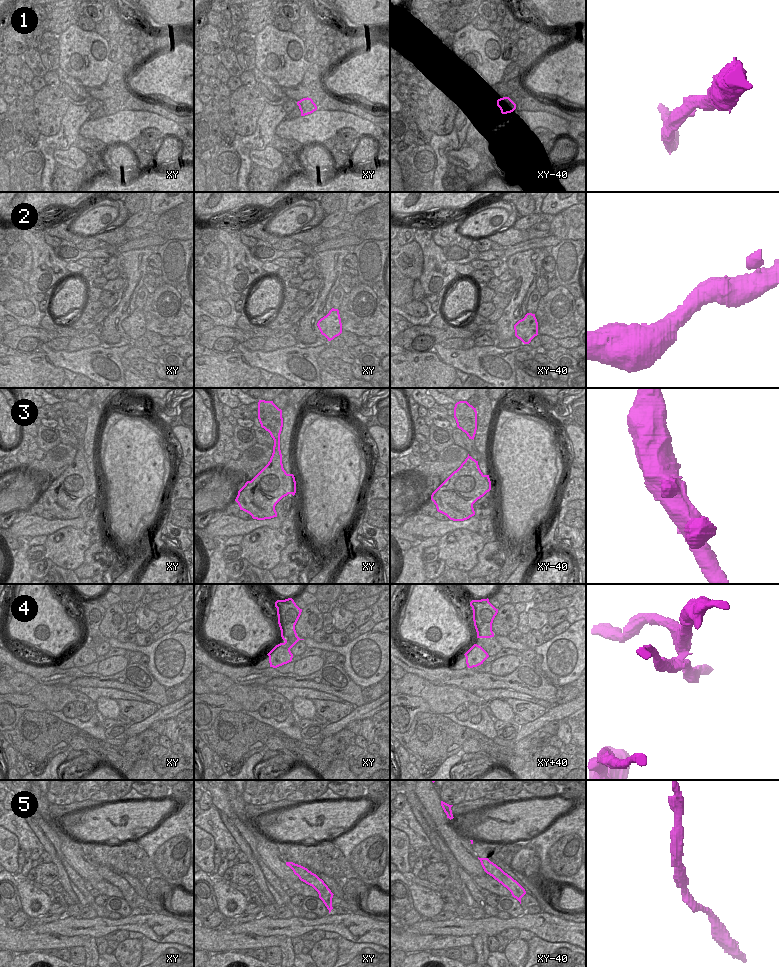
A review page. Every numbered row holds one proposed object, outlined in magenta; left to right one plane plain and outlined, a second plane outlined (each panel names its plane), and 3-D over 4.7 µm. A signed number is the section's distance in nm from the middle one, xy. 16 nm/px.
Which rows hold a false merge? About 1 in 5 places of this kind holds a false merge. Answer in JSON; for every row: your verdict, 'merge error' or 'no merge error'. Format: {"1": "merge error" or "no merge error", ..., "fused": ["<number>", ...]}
{"1": "no merge error", "2": "no merge error", "3": "no merge error", "4": "merge error", "5": "no merge error", "fused": ["4"]}

